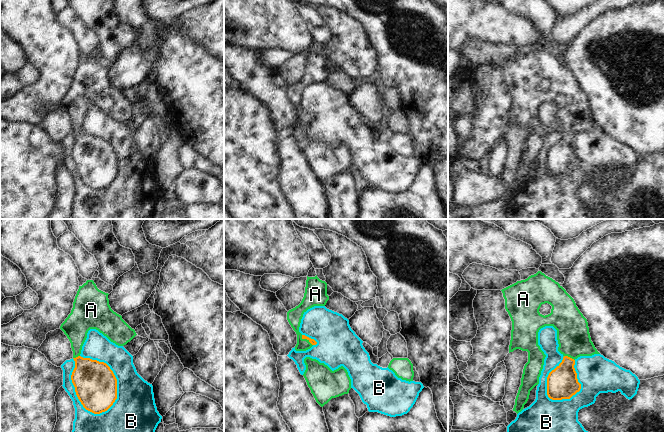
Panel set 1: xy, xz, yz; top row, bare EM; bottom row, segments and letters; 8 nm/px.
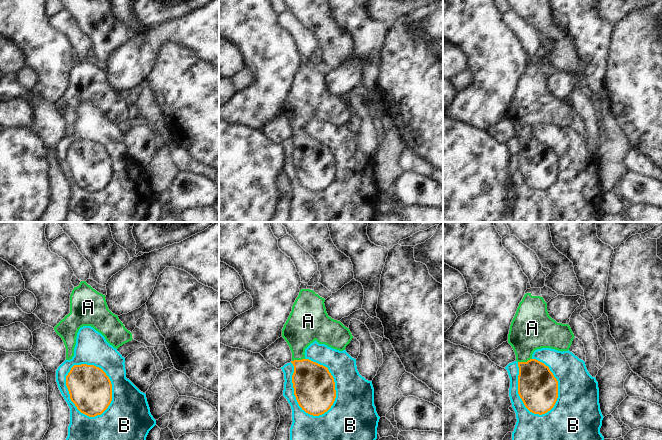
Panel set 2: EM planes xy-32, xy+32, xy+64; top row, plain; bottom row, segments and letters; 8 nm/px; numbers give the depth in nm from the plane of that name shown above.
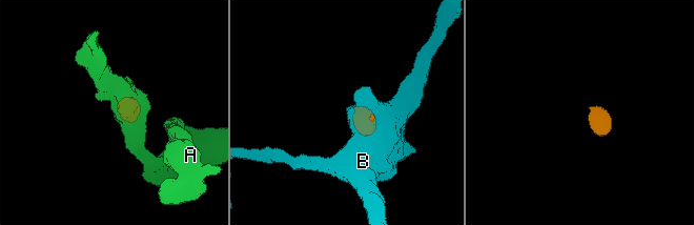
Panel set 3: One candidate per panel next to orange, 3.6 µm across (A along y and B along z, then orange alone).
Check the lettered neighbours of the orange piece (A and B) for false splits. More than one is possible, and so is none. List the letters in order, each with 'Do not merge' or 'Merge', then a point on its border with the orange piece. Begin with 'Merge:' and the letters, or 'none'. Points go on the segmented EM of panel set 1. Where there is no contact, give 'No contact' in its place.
Merge: A
A: Merge. Touches orange at xz (306, 338)
B: Do not merge. Touches orange at xy (76, 394)

